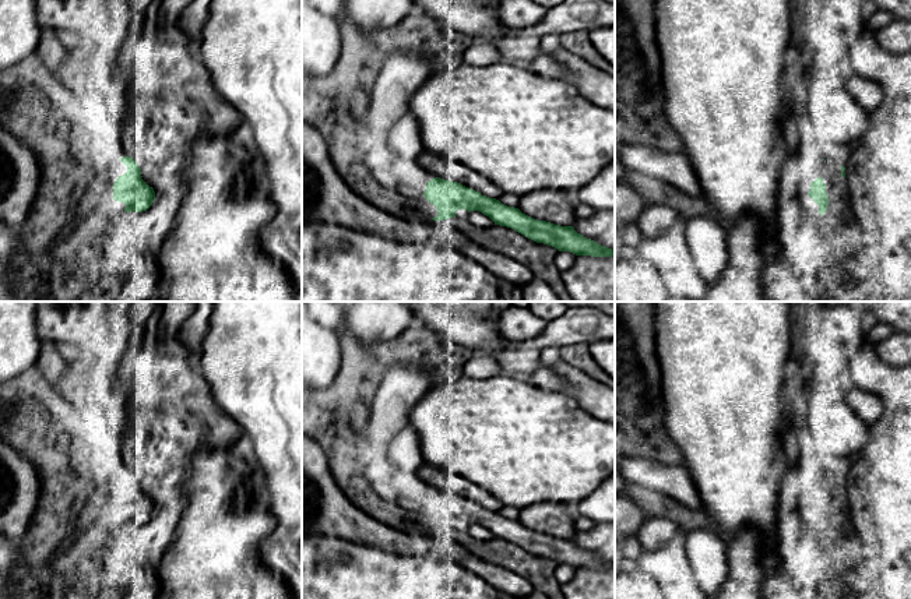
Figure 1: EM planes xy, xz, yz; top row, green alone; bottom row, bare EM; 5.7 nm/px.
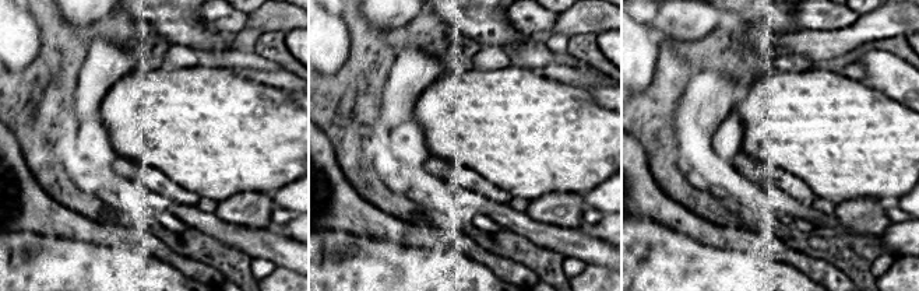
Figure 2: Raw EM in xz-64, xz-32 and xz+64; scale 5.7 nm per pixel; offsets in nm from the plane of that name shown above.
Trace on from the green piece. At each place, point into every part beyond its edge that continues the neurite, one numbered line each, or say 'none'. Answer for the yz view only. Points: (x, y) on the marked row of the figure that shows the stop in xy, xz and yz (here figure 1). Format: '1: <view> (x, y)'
none

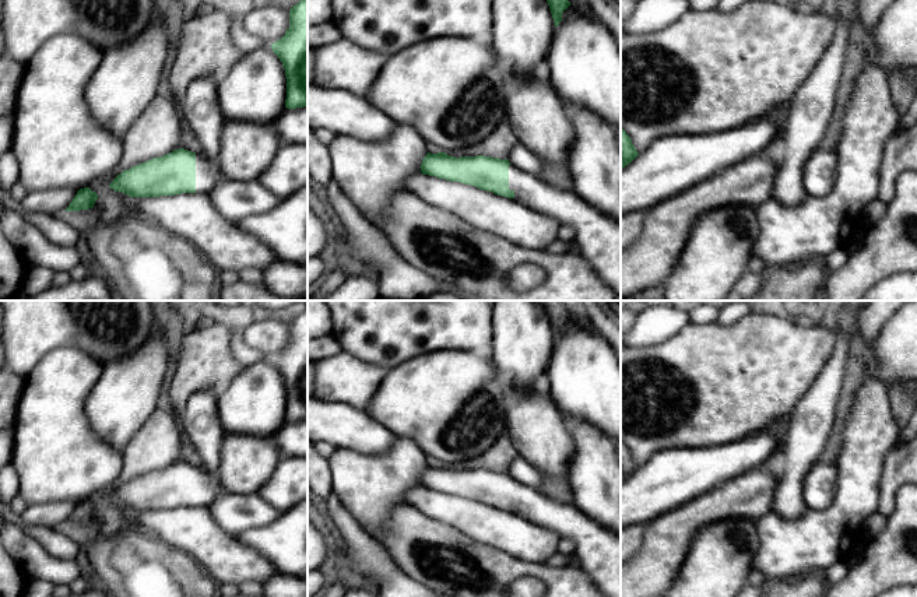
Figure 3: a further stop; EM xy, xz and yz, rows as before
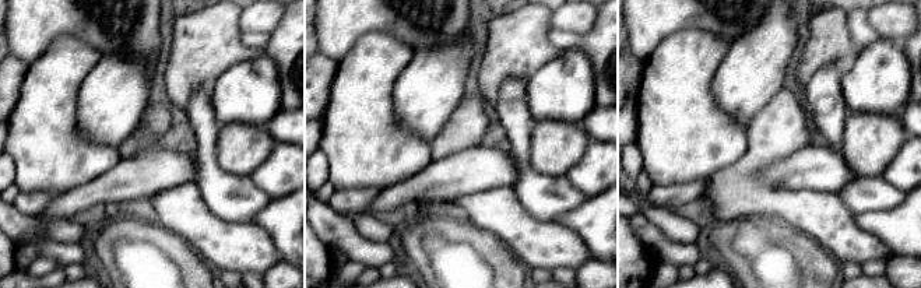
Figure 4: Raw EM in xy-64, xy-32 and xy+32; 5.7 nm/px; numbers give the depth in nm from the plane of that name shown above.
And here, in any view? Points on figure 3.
1: xy (208, 175)

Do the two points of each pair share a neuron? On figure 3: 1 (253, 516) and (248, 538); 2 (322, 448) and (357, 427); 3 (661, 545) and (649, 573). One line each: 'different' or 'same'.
1: different
2: different
3: same

